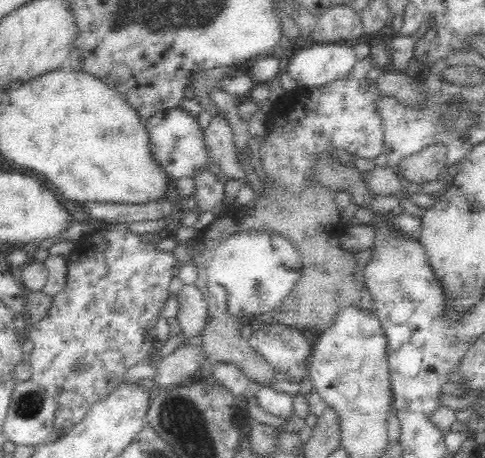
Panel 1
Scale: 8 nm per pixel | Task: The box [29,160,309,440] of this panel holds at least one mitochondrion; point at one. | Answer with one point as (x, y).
(80, 366)

